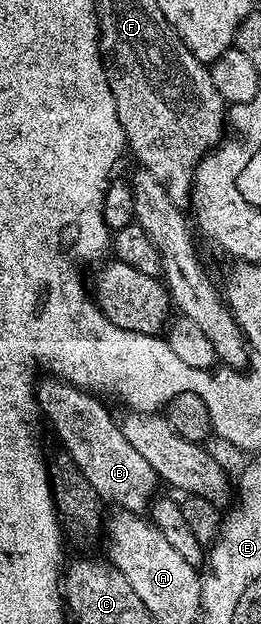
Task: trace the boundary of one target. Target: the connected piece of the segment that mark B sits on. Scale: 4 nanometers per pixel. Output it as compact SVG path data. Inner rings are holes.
M48 379L40 382L35 396L40 412L45 413L47 420L53 424L59 440L65 444L64 452L77 464L77 469L95 487L102 502L109 501L118 510L144 514L154 500L159 478L157 472L123 439L120 424L105 410L104 400L94 394L78 389L76 385L68 384L60 379Z

